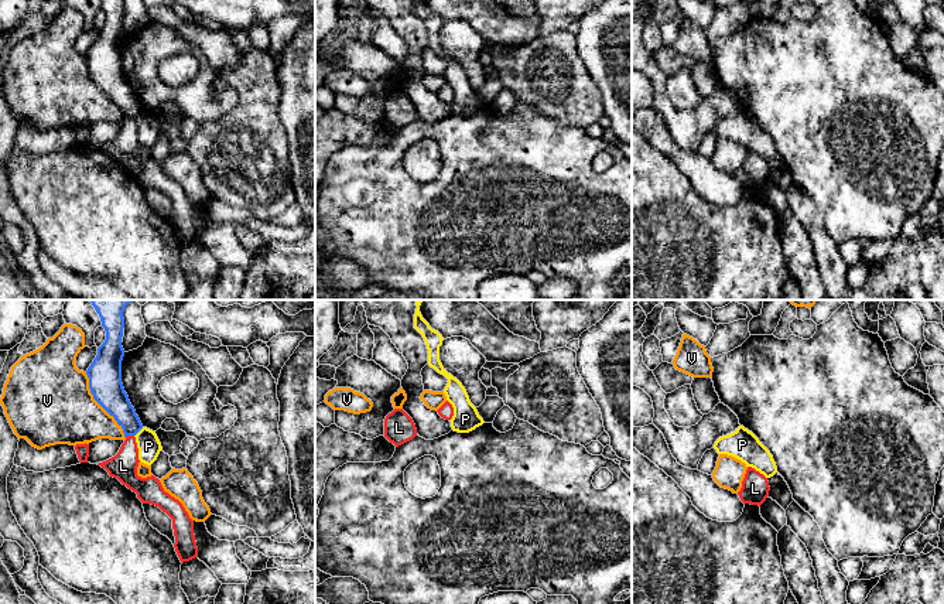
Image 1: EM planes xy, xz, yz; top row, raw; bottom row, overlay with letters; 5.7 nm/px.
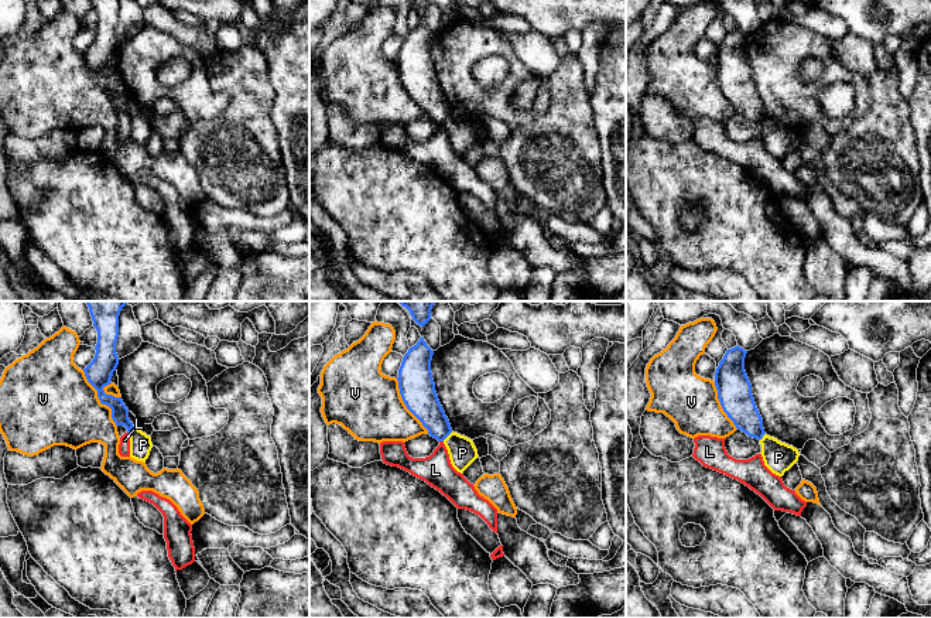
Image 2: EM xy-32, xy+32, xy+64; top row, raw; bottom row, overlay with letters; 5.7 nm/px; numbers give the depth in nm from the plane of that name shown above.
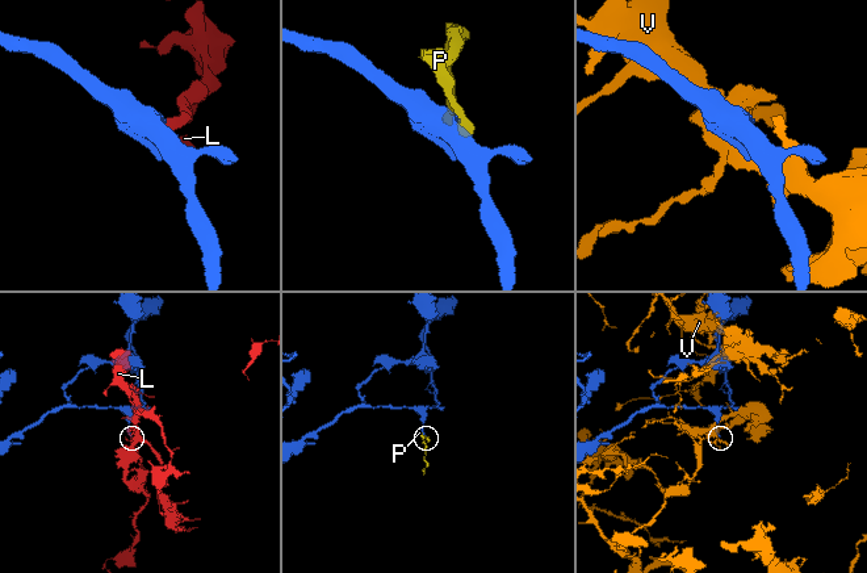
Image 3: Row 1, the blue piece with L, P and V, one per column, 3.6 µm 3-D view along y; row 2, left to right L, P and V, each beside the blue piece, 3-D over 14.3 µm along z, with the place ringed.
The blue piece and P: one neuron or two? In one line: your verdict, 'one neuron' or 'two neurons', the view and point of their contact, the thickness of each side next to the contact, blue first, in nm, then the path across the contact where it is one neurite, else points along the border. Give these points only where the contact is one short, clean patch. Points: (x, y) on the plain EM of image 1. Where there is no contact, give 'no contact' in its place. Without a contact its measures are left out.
two neurons; meets blue in xy at (139, 113); 160 nm thick on the blue side, 130 nm on the other; border along xy (143, 111), (134, 119)

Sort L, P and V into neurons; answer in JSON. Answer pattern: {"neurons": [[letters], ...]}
{"neurons": [["L"], ["P"], ["V"]]}

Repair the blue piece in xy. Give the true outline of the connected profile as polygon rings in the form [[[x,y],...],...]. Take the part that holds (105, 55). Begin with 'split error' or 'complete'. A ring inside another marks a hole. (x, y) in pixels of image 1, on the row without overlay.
complete; [[[100,0],[100,4],[106,14],[106,23],[98,31],[98,38],[86,54],[89,72],[93,82],[123,112],[124,120],[136,119],[143,112],[143,108],[122,66],[124,1]]]

